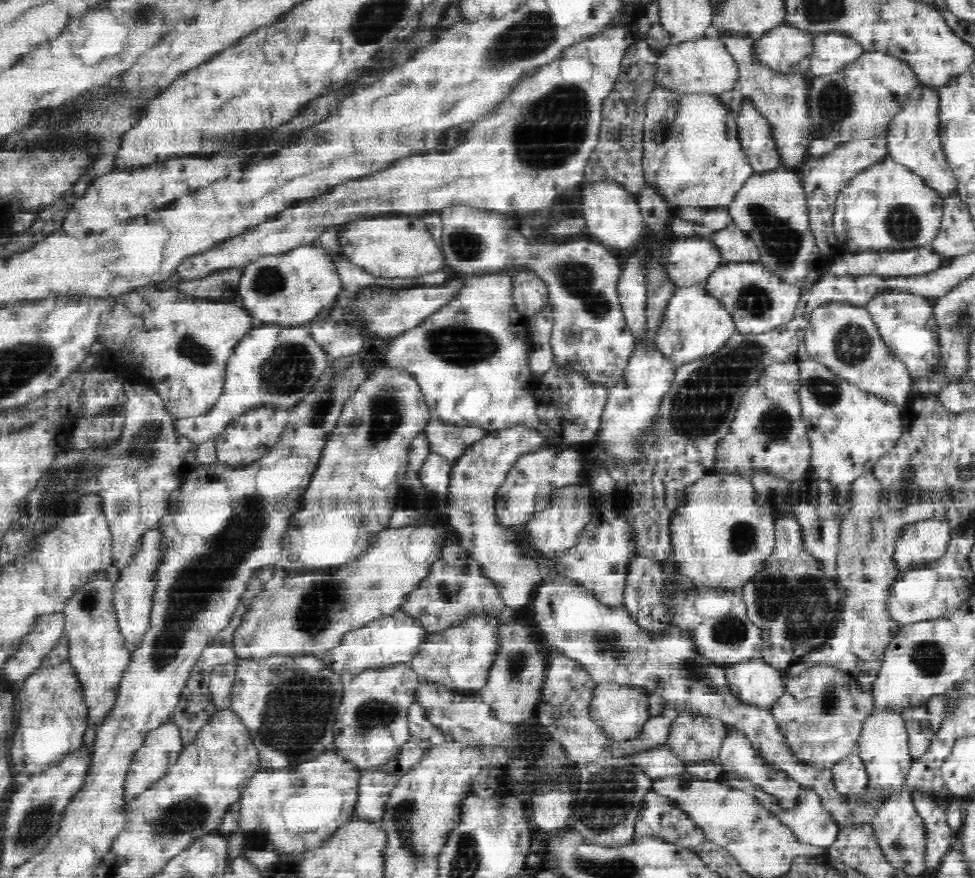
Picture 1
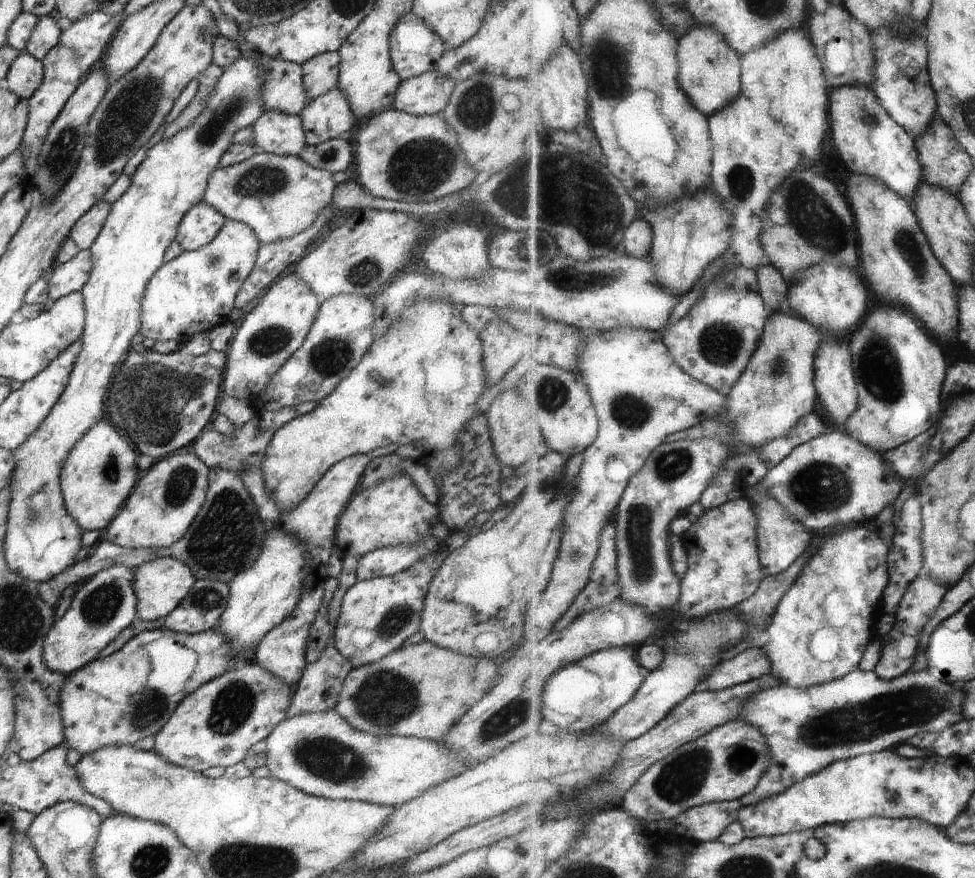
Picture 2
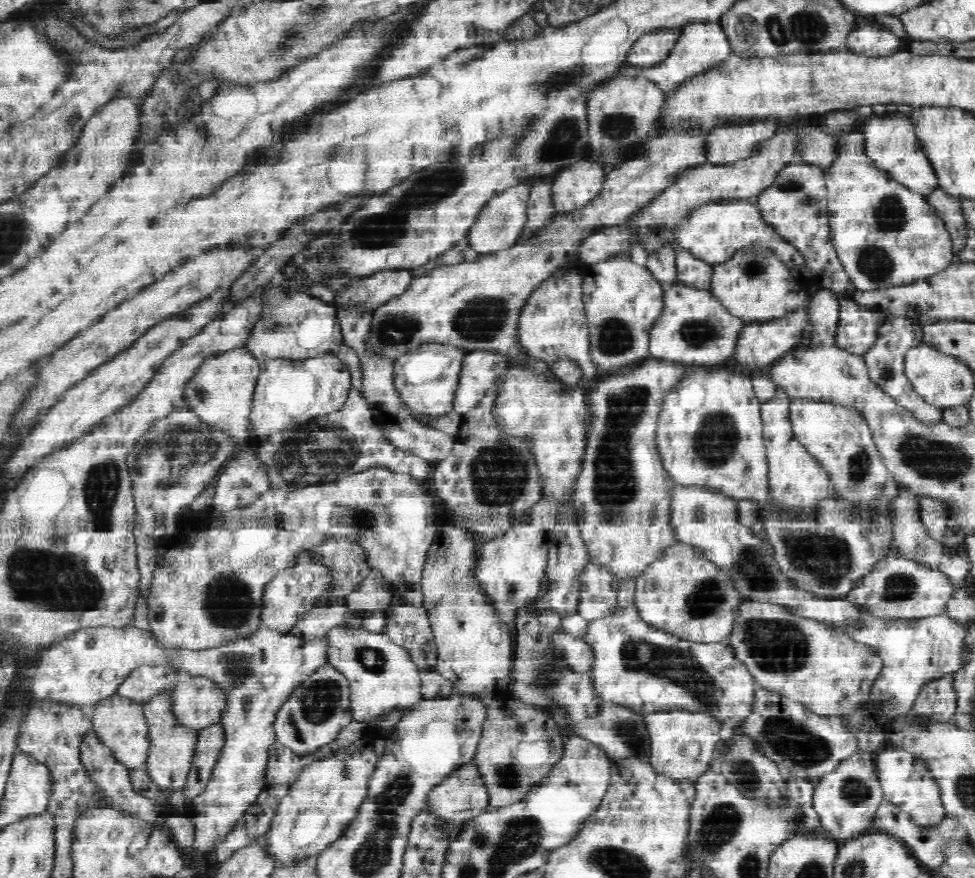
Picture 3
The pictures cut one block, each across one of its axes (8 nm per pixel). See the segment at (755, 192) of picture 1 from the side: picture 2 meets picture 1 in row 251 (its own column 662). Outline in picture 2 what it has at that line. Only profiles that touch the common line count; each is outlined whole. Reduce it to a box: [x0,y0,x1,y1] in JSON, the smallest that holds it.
[620,718,773,824]

